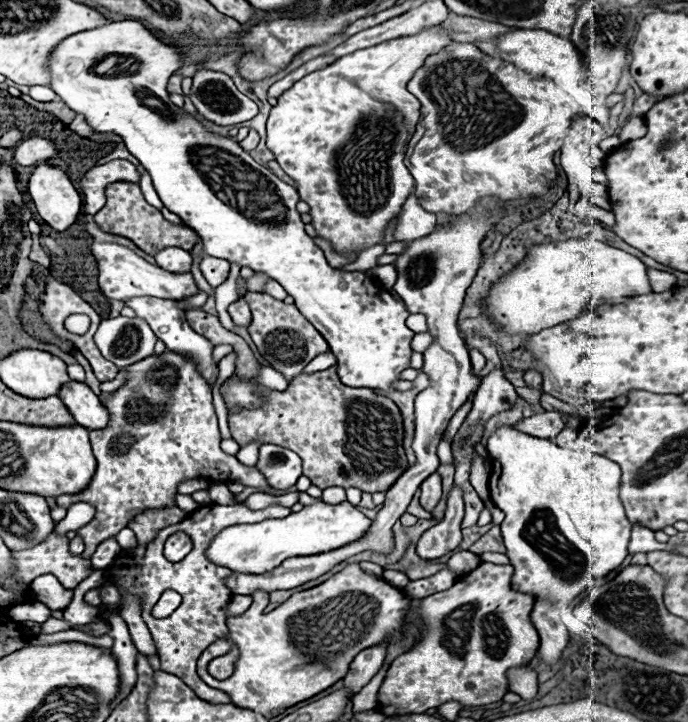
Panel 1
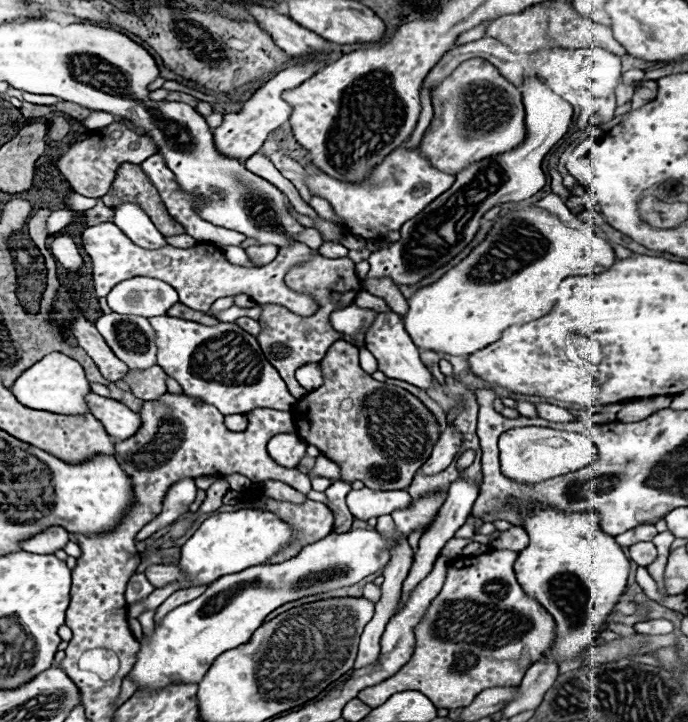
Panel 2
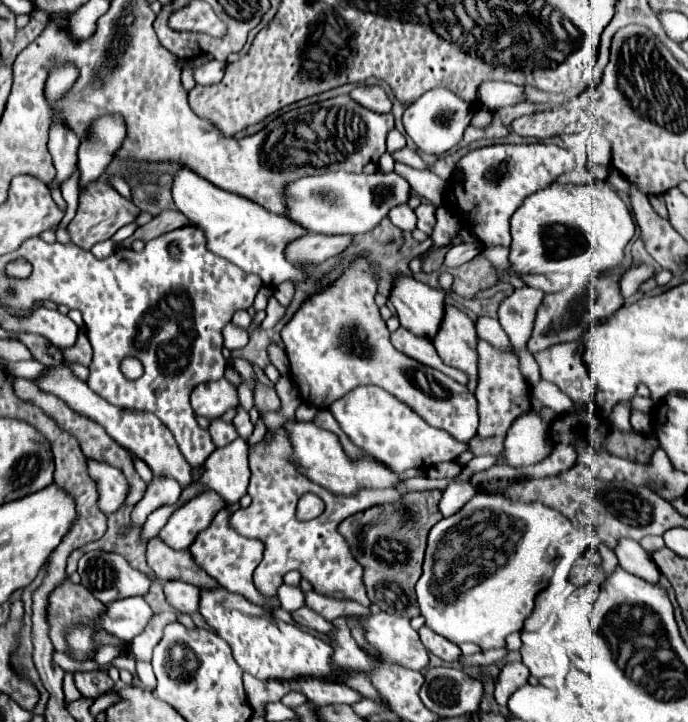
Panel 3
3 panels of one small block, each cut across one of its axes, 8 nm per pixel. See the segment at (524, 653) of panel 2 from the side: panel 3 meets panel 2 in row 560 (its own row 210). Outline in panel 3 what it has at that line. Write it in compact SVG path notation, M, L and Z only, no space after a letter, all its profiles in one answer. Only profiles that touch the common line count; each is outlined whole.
M494 144L494 146L486 146L486 148L478 148L468 152L466 156L462 156L456 166L454 172L458 176L454 176L454 180L450 180L450 190L446 194L446 202L456 210L460 222L464 228L476 232L476 238L480 240L480 244L484 246L510 246L510 216L516 212L516 208L522 204L522 200L526 196L530 196L532 192L536 192L538 188L544 188L546 184L554 182L560 174L570 172L574 168L574 156L570 150L560 148L556 144Z

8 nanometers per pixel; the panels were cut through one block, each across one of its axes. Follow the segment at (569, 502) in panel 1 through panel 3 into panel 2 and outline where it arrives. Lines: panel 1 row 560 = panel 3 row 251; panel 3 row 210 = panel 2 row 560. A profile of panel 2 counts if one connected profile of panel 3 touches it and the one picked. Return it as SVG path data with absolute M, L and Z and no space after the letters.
M534 508L528 514L520 514L520 518L524 530L530 536L530 542L524 550L518 552L518 558L514 562L514 572L524 592L554 616L556 632L558 632L556 644L540 660L542 662L554 660L560 664L566 658L578 658L600 634L600 626L606 622L608 614L614 610L618 602L618 596L624 592L626 578L630 572L630 560L624 554L622 546L616 542L616 538L602 532L600 516L594 510L570 514L558 508Z

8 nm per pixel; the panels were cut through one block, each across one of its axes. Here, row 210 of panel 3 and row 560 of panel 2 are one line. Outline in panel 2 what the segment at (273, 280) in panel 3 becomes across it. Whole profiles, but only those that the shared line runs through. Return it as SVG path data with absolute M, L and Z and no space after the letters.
M234 510L210 516L192 534L192 538L182 546L182 556L178 566L186 572L196 586L210 584L220 576L242 572L244 568L266 564L270 556L276 556L290 540L296 540L296 532L286 520L278 518L274 512L262 510Z

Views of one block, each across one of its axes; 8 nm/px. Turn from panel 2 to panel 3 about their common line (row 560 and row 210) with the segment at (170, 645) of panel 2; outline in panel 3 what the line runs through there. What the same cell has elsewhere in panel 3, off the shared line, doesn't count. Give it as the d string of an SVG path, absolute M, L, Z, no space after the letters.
M328 172L304 176L290 182L284 188L284 216L314 234L348 234L356 236L372 230L390 208L408 202L410 184L390 174L350 174L350 172Z

